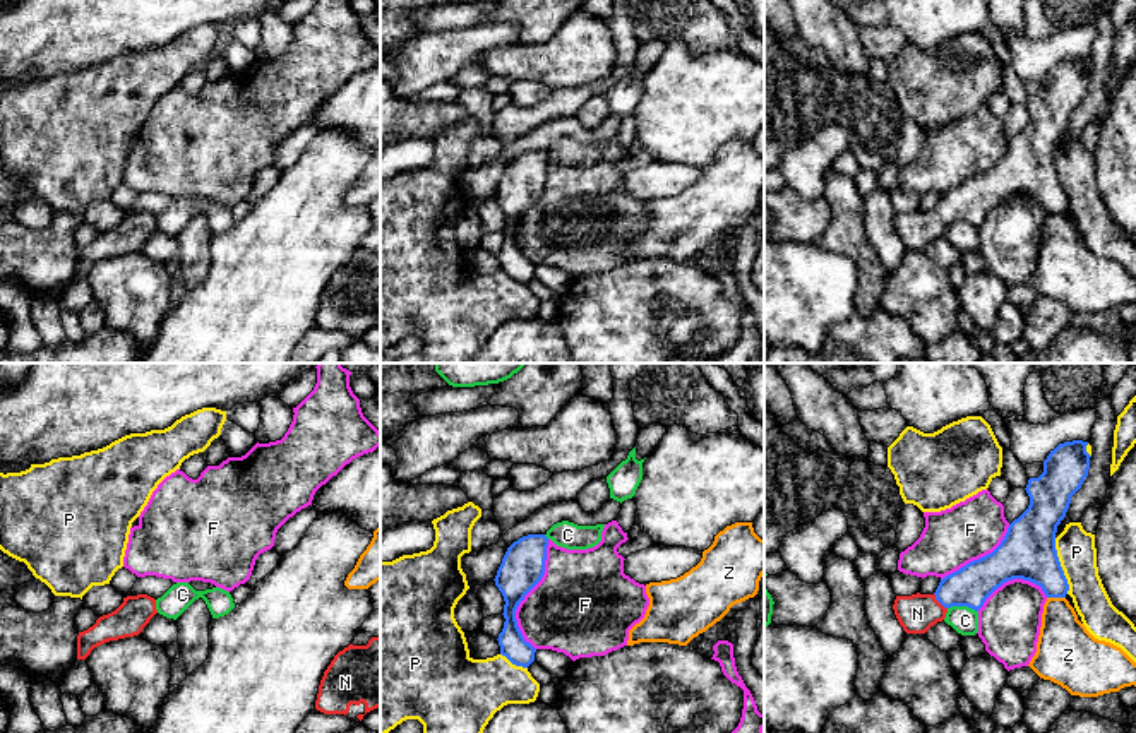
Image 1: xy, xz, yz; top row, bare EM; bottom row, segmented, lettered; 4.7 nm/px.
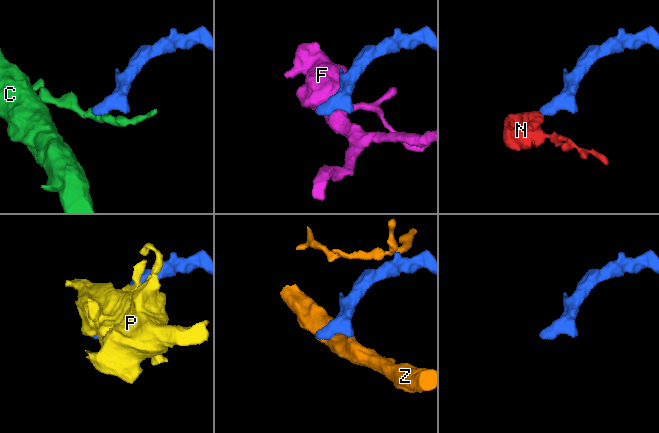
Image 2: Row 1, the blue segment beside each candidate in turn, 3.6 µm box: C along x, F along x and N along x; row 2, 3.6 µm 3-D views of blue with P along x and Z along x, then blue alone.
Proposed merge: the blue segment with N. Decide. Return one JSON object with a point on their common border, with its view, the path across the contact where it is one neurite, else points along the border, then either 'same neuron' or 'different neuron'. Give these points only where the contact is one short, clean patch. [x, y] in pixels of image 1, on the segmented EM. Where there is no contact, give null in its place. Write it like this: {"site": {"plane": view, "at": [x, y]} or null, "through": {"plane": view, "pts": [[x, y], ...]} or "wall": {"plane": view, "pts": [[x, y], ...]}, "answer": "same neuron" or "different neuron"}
{"site": {"plane": "yz", "at": [939, 601]}, "through": {"plane": "yz", "pts": [[972, 584], [953, 589], [939, 601], [932, 608], [917, 613]]}, "answer": "same neuron"}

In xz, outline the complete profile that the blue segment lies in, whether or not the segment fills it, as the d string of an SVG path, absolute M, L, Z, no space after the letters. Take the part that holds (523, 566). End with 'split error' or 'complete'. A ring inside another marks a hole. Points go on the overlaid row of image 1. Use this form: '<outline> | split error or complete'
M545 534L519 538L507 548L493 579L505 601L502 613L505 622L497 639L500 654L523 668L535 661L536 649L524 641L517 627L516 610L545 574L547 546Z | complete

